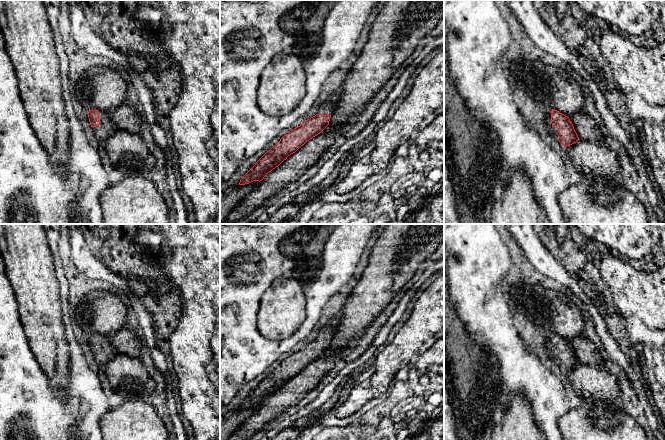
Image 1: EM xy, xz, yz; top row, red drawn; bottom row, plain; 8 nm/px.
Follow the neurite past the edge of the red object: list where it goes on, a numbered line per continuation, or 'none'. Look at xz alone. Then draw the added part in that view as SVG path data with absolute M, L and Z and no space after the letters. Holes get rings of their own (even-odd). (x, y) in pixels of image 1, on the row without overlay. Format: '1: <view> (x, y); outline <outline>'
1: xz (327, 332); outline M340 315L332 319L325 327L321 329L317 338L332 339L334 334L336 333L340 320Z

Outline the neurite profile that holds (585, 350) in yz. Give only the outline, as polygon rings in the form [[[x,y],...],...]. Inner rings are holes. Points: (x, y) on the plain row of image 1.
[[[579,336],[569,343],[580,364],[603,366],[603,357],[590,339]]]

